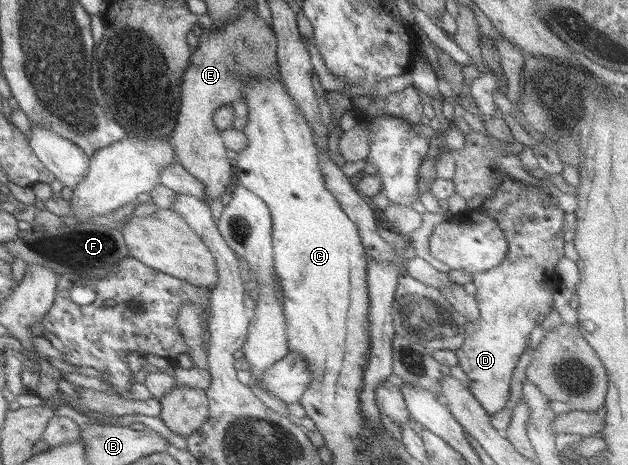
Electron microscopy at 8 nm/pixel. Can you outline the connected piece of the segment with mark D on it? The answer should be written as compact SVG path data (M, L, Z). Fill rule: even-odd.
M514 180L503 181L496 189L496 193L485 200L479 209L482 215L490 215L497 228L503 233L507 250L498 265L472 275L478 315L474 321L464 324L463 343L454 351L457 365L469 379L466 385L469 393L483 407L487 415L501 410L508 404L509 383L517 359L527 346L531 330L539 325L543 317L552 309L553 293L562 291L554 267L563 257L564 244L563 232L561 232L564 212L557 207L557 203L552 205L549 202L549 194L545 194L539 187L524 185Z

